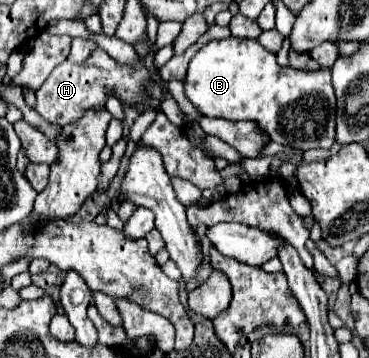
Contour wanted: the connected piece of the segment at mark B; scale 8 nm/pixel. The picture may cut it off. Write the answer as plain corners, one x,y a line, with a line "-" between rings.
228,37
206,43
192,57
184,87
186,97
206,117
256,121
272,141
292,145
292,149
328,149
334,143
336,97
330,71
282,67
276,63
276,57
254,39

